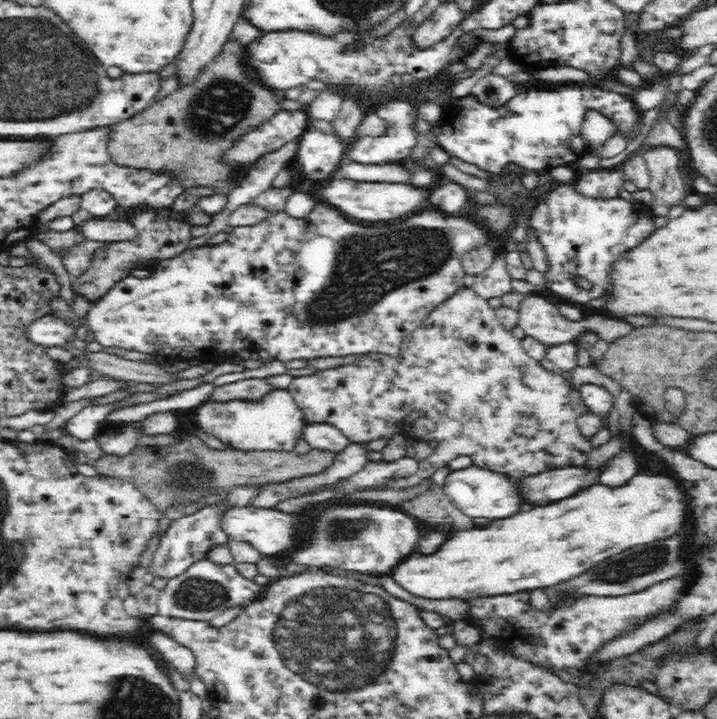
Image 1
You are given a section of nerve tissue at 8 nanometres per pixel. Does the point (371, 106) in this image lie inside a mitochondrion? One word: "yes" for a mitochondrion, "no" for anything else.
no

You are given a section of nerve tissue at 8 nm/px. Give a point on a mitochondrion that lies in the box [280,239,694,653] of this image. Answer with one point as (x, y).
(642, 563)

